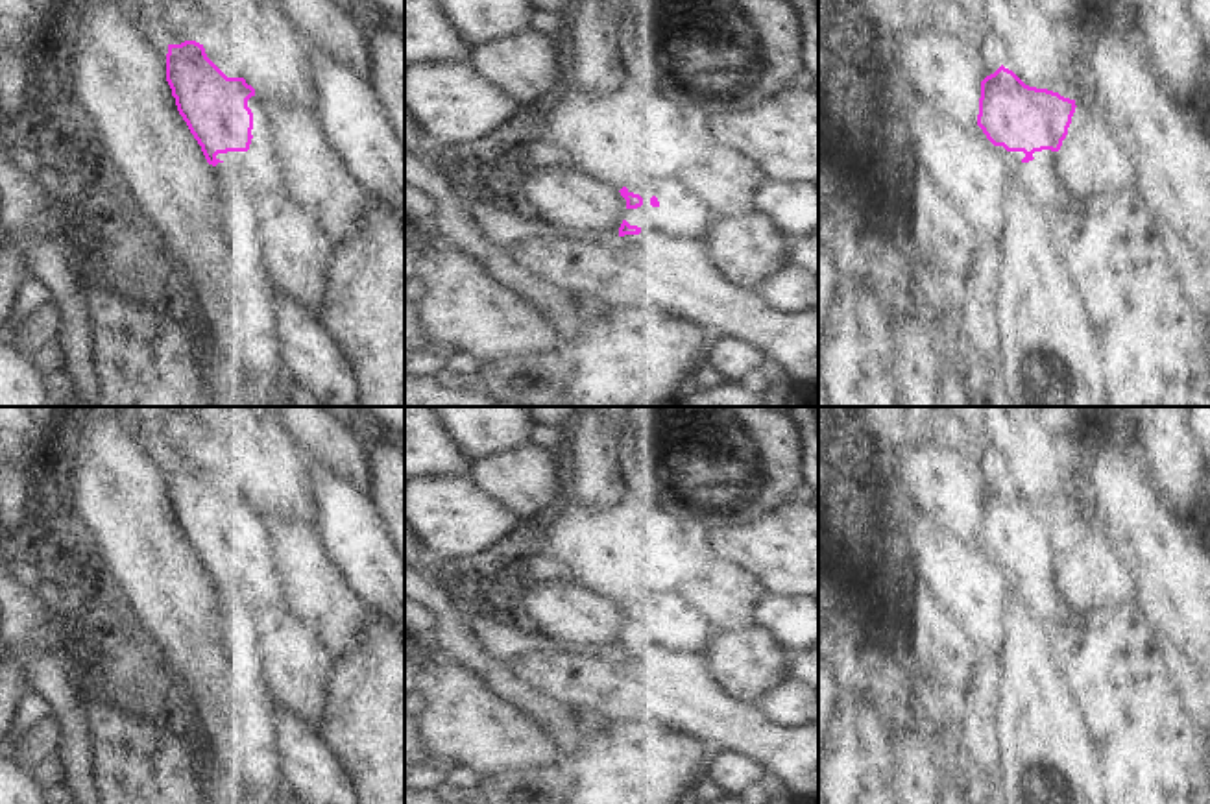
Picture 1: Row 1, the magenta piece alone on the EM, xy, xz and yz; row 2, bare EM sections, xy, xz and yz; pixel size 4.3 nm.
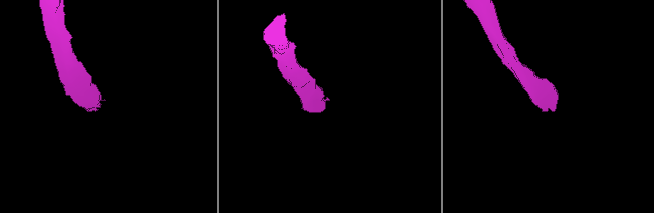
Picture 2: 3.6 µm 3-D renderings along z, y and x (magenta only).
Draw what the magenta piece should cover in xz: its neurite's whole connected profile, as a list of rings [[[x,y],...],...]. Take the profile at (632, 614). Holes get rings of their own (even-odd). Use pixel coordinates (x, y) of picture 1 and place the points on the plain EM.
[[[676,588],[647,590],[619,606],[626,614],[619,651],[658,645],[676,652],[708,654],[720,632],[715,621]]]

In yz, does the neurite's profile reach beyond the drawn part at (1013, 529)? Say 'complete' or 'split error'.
split error

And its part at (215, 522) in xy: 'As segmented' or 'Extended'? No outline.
Extended

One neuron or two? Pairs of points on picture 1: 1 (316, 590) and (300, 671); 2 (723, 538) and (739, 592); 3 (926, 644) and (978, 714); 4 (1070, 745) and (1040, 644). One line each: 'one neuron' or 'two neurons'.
1: two neurons
2: two neurons
3: one neuron
4: one neuron

